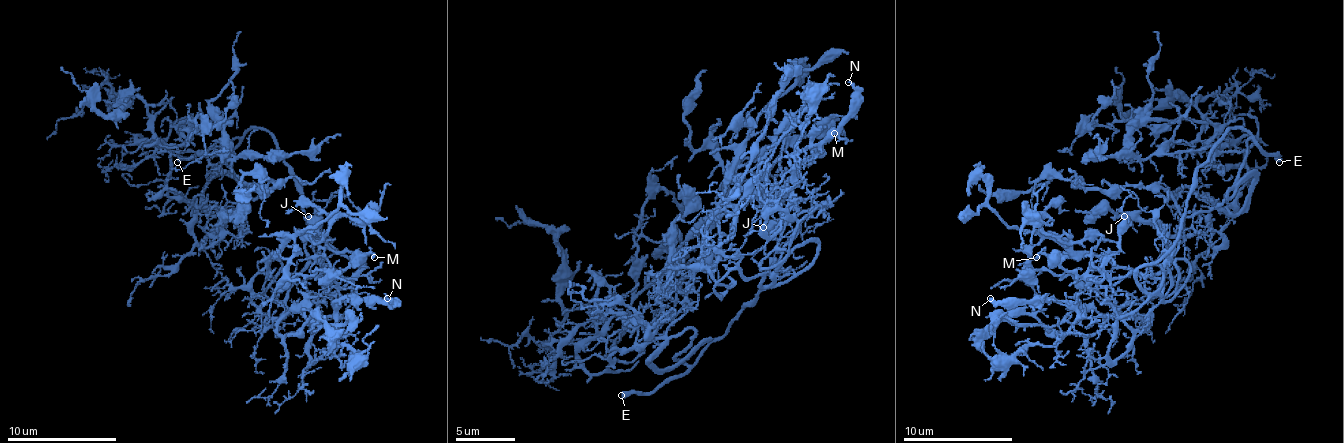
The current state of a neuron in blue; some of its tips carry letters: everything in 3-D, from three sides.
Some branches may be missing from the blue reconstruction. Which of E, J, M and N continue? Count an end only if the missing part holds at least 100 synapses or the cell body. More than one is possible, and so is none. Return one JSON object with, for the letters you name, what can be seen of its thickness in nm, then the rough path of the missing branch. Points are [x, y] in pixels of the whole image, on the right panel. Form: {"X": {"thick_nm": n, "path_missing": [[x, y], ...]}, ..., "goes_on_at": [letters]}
{"E": {"thick_nm": 360, "path_missing": [[1279, 162], [1295, 145], [1309, 162], [1312, 225], [1290, 238], [1293, 244], [1317, 255]]}, "goes_on_at": ["E"]}

